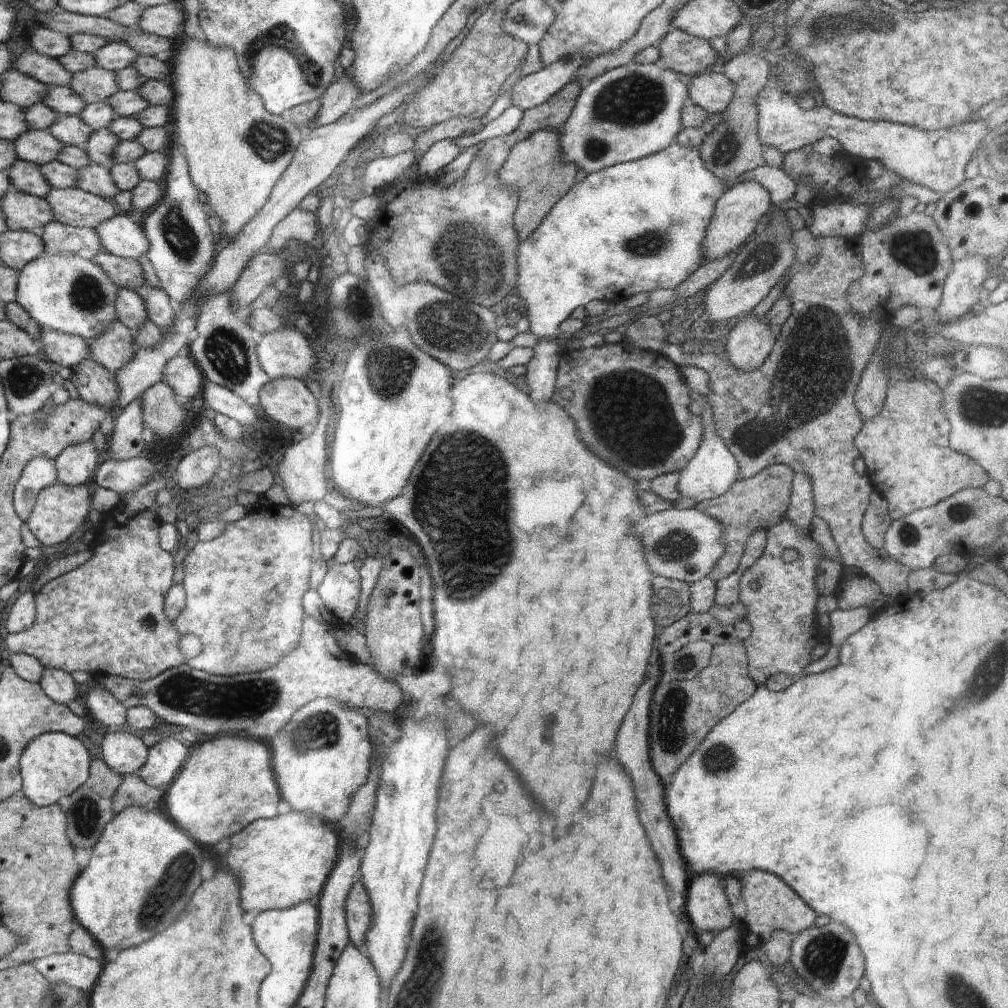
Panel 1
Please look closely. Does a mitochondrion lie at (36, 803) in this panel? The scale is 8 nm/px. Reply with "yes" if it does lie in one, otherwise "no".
no

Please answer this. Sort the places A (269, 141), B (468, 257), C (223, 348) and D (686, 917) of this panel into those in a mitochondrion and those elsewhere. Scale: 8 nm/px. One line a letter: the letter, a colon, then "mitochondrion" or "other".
A: mitochondrion
B: mitochondrion
C: mitochondrion
D: other

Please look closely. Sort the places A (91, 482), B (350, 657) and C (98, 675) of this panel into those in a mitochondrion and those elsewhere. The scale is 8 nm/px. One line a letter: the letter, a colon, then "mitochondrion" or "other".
A: other
B: other
C: other

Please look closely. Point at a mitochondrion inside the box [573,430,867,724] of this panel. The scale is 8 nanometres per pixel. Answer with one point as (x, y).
(676, 547)

